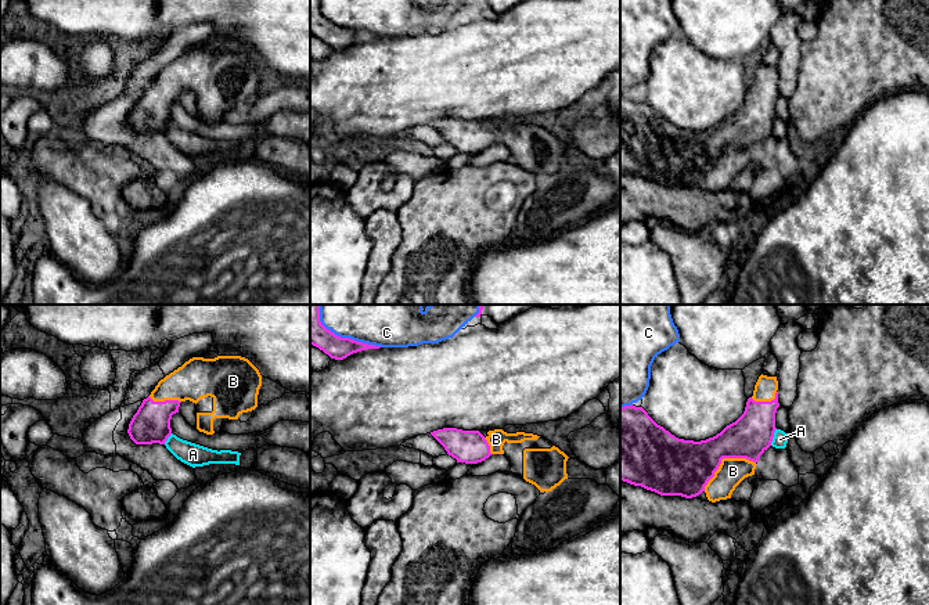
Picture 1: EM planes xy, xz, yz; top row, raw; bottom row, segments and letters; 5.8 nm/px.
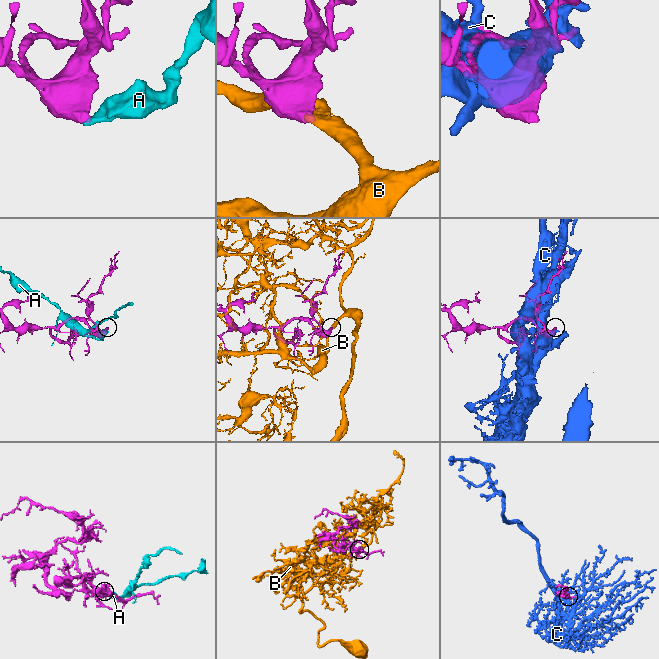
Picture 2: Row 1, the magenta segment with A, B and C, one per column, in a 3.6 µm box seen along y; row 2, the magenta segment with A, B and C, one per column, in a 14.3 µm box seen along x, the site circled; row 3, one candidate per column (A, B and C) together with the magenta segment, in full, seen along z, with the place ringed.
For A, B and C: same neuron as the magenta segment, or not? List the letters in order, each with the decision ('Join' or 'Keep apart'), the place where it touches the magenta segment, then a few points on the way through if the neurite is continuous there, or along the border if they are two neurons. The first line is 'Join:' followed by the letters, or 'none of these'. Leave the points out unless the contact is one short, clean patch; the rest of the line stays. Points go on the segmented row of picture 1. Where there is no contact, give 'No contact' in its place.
Join: B
A: Keep apart. Touches magenta at yz (773, 436). Boundary: yz (776, 428), (770, 445)
B: Join. Touches magenta at yz (723, 457)
C: Keep apart. Touches magenta at xz (342, 338)

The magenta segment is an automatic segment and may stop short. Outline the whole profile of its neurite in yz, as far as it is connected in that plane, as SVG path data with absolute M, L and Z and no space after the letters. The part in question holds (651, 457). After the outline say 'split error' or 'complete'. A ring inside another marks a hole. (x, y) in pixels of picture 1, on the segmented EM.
M760 375L743 414L706 440L678 439L658 425L642 407L620 407L620 480L660 496L692 498L702 491L709 501L731 498L735 487L755 475L756 462L771 446L778 403L777 377Z | split error

